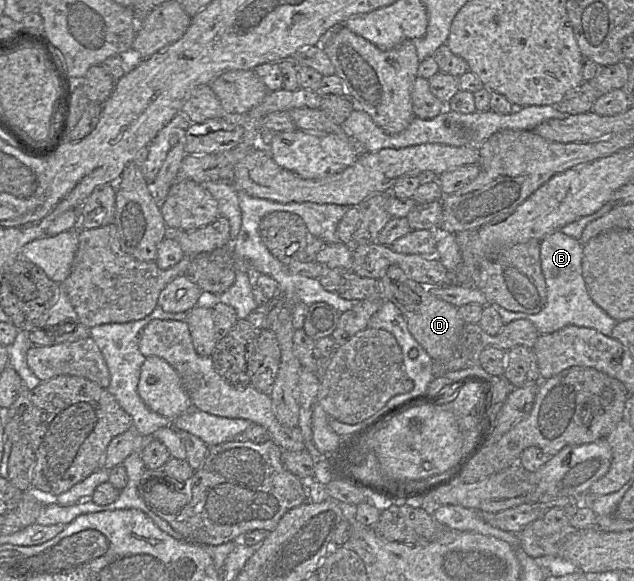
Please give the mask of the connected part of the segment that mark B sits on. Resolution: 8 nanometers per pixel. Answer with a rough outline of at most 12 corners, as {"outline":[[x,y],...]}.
{"outline":[[560,231],[540,240],[547,301],[537,314],[492,305],[504,324],[540,335],[568,325],[611,337],[618,321],[591,299],[583,245]]}

